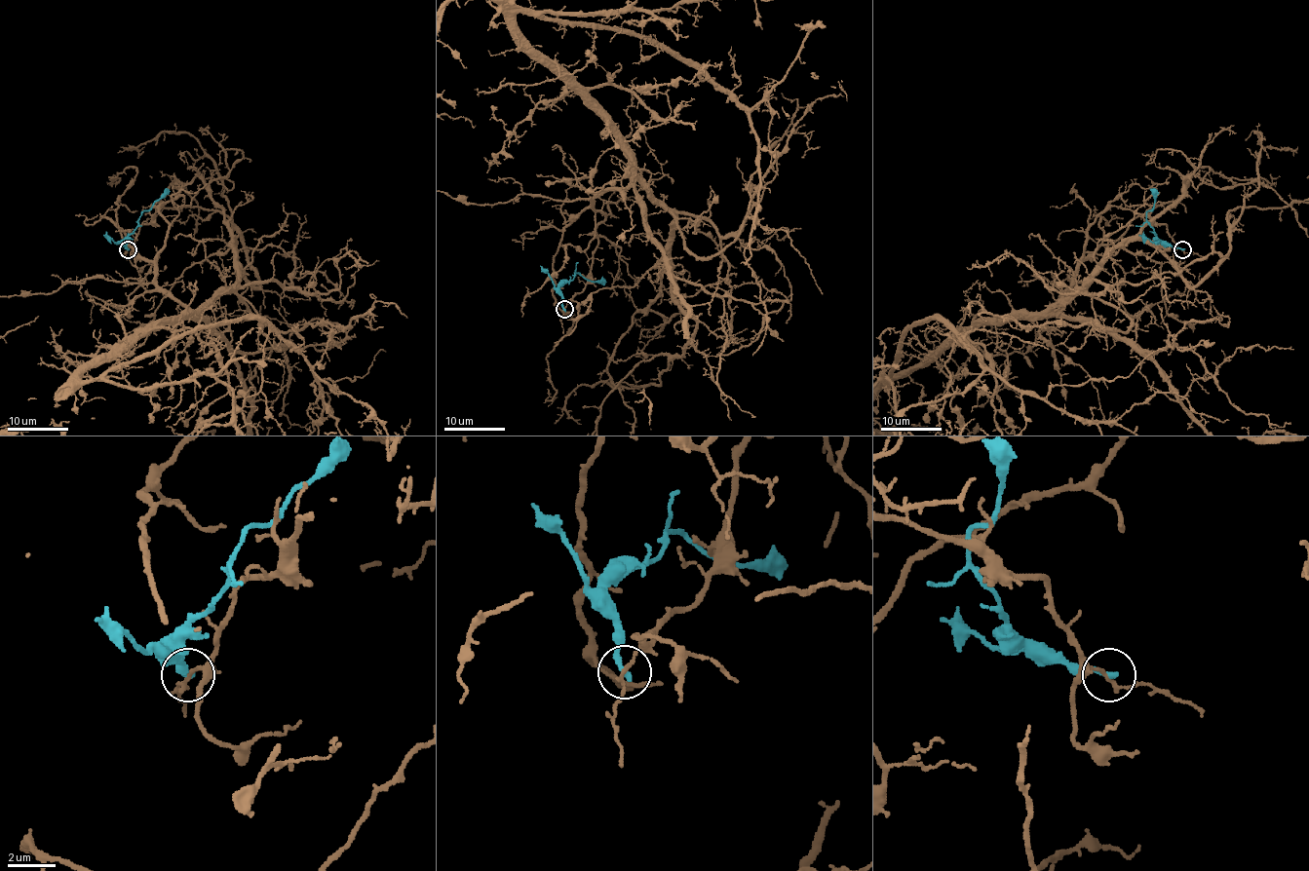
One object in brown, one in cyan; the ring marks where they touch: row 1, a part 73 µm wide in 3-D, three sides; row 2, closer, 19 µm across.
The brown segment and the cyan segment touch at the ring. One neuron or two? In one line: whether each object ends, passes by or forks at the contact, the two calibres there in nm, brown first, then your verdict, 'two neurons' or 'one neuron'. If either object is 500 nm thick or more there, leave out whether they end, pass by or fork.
brown passes by; cyan ends; calibres 140 and 240 nm; two neurons

